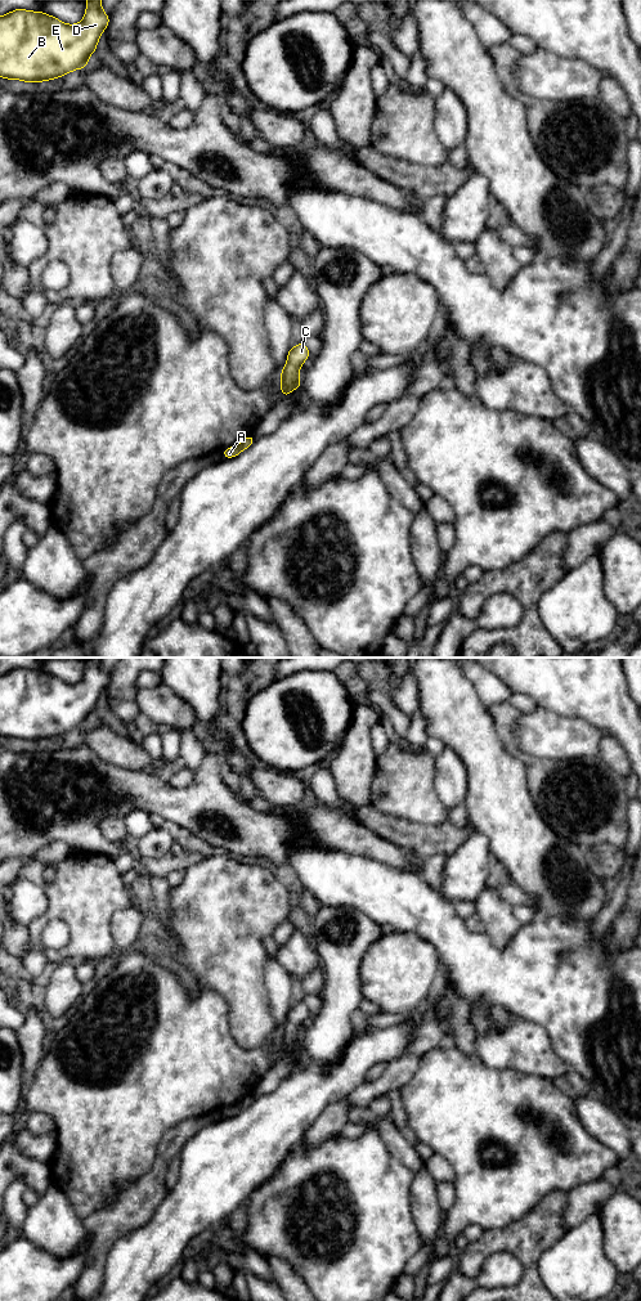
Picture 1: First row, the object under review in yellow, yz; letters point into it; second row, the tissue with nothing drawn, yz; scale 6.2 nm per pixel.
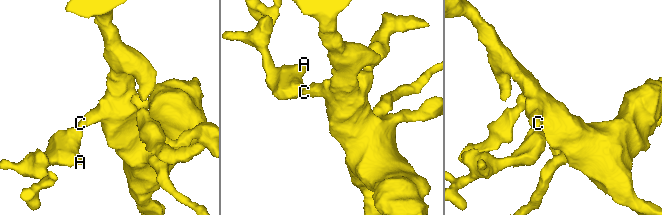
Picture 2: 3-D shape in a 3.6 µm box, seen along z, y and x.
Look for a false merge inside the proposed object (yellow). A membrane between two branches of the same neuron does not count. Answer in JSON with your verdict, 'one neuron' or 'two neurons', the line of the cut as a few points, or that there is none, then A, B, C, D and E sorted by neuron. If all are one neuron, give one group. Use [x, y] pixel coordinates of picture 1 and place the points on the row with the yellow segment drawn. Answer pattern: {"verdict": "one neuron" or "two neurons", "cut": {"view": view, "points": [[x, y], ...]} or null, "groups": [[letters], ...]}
{"verdict": "one neuron", "cut": null, "groups": [["A", "B", "C", "D", "E"]]}

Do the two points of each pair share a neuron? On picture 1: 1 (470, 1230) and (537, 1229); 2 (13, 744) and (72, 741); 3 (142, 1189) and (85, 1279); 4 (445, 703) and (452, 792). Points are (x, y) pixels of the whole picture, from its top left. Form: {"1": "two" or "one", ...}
{"1": "two", "2": "one", "3": "one", "4": "two"}

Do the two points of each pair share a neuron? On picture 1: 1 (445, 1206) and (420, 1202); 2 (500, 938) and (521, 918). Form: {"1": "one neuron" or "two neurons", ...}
{"1": "two neurons", "2": "two neurons"}

